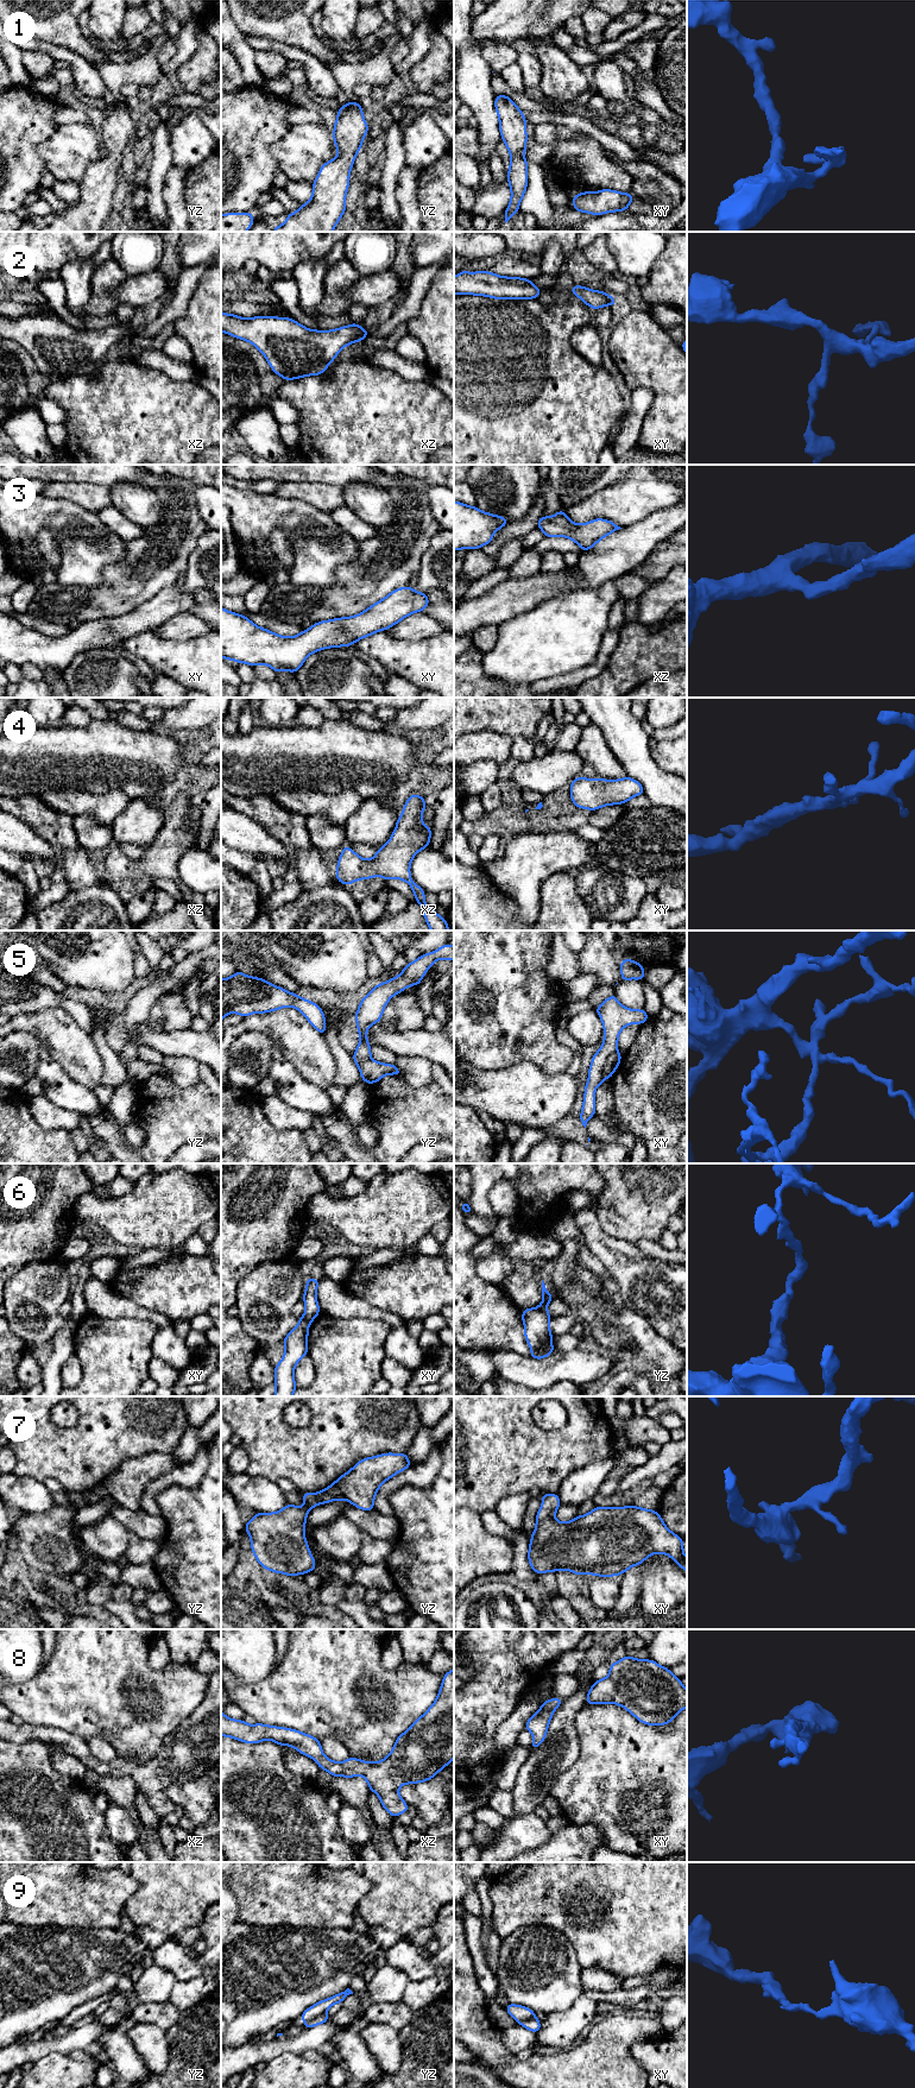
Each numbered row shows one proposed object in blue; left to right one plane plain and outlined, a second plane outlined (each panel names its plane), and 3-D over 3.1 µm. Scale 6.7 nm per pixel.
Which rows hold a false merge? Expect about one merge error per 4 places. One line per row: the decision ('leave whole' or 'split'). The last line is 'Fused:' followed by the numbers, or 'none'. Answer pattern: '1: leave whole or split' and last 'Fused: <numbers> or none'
1: leave whole
2: leave whole
3: leave whole
4: leave whole
5: split
6: split
7: leave whole
8: leave whole
9: split
Fused: 5, 6, 9

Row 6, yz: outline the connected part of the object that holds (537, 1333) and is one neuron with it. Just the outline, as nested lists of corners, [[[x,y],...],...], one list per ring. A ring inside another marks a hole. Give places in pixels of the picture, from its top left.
[[[524,1308],[522,1314],[525,1339],[531,1349],[531,1358],[541,1360],[555,1350],[549,1329],[550,1318],[539,1308]]]

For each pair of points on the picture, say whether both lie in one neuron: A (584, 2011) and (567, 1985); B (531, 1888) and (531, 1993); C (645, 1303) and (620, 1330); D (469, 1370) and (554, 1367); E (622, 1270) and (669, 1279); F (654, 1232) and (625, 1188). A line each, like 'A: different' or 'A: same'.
A: different
B: different
C: different
D: same
E: same
F: same

